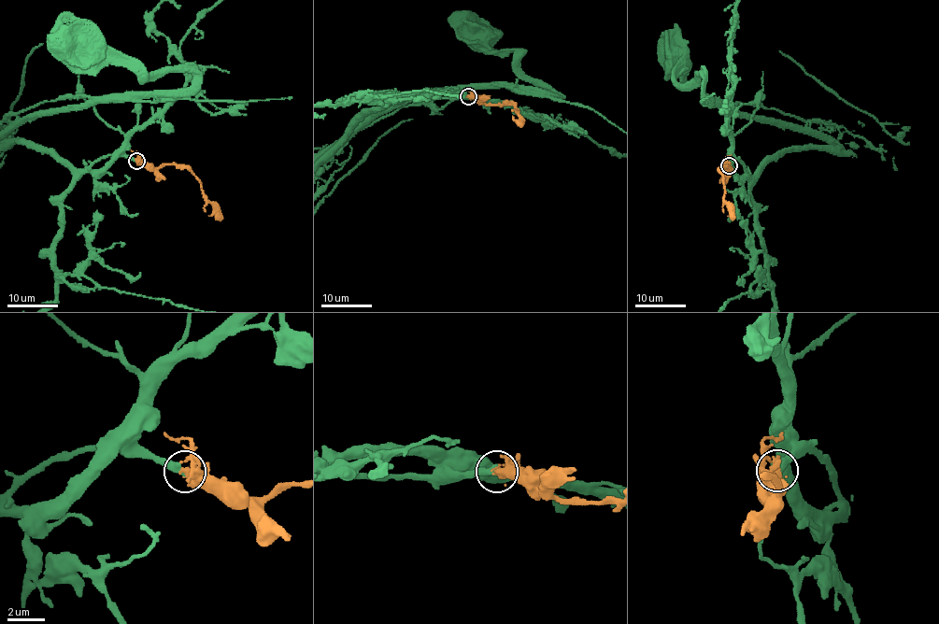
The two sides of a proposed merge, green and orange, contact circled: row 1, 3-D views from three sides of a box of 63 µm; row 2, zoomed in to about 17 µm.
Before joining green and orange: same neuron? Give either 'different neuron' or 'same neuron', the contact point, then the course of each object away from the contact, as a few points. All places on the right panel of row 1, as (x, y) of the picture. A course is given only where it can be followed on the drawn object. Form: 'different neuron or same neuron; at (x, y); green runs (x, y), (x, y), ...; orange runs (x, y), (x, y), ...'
same neuron; at (729, 165); green runs (729, 165), (734, 134), (756, 103), (711, 100), (700, 74), (676, 84), (689, 59), (679, 56); orange runs (729, 165), (730, 171), (720, 166), (719, 170), (724, 182), (723, 200), (732, 220)

